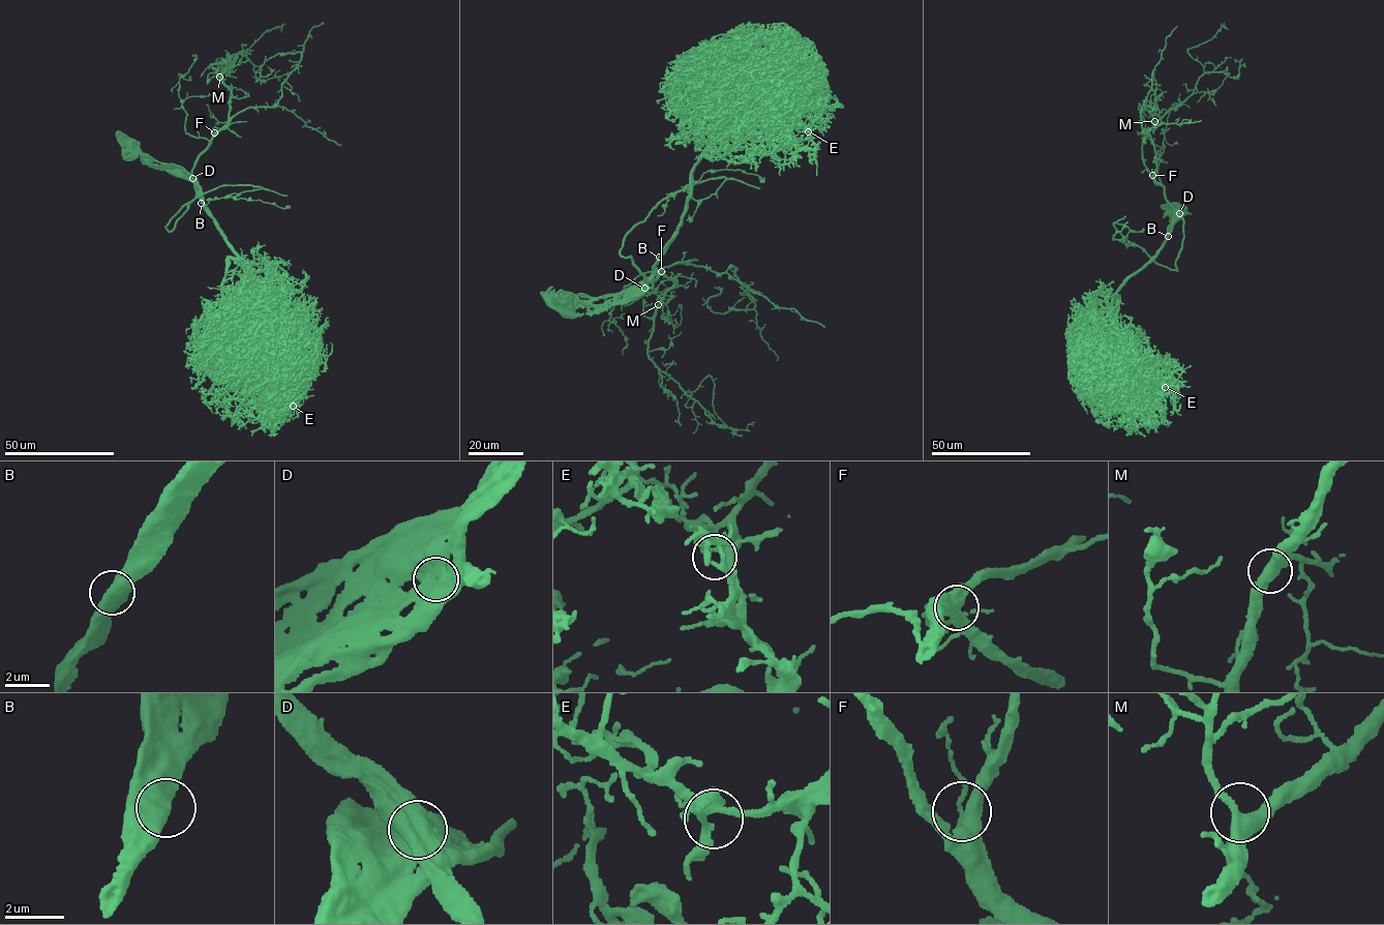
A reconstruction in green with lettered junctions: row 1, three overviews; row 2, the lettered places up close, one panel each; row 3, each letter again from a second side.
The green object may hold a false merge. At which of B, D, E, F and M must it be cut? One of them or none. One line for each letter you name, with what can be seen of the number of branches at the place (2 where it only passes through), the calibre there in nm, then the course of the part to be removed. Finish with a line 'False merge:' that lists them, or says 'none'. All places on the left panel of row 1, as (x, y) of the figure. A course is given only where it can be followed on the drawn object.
D: 2 | 750 nm | (192, 177), (196, 198), (168, 231), (167, 226), (184, 206), (220, 186), (261, 186), (229, 196), (290, 207)
False merge: D

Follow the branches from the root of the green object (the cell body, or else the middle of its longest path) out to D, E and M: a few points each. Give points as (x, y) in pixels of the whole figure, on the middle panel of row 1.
D: (661, 254), (643, 289)
E: (661, 254), (684, 212), (693, 168), (729, 117), (765, 131), (766, 126), (793, 123), (805, 124), (808, 131)
M: (661, 254), (652, 276), (642, 284), (656, 278), (661, 271), (675, 280), (675, 287), (658, 304)

